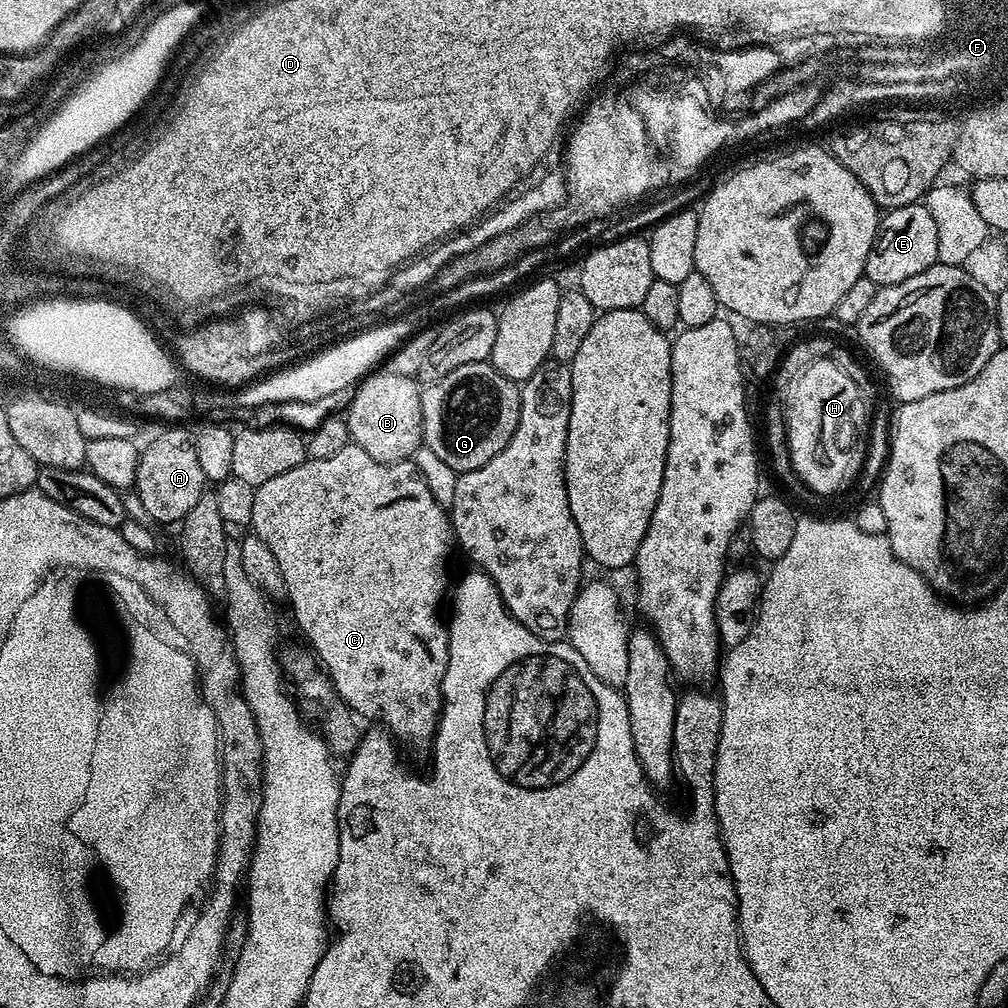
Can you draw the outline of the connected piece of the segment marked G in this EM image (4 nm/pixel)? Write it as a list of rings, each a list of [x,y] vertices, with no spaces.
[[[491,362],[458,366],[458,370],[450,370],[446,378],[431,381],[421,391],[422,422],[424,423],[424,444],[448,467],[449,472],[457,474],[478,470],[478,466],[486,466],[494,454],[502,454],[502,450],[514,438],[514,430],[518,430],[520,421],[520,389],[517,381],[503,376]]]

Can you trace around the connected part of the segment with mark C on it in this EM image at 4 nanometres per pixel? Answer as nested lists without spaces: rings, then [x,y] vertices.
[[[349,442],[331,458],[305,459],[303,464],[294,466],[294,470],[286,470],[286,474],[278,474],[278,478],[270,478],[270,482],[262,482],[262,486],[255,488],[250,528],[277,559],[285,582],[286,599],[292,603],[292,616],[296,619],[297,626],[304,631],[305,638],[312,643],[311,651],[336,688],[337,695],[357,717],[365,716],[372,720],[368,722],[383,726],[397,741],[427,745],[436,733],[440,718],[440,691],[448,665],[448,630],[442,616],[440,620],[440,603],[443,600],[445,603],[446,593],[450,588],[448,559],[452,556],[452,548],[454,549],[454,533],[445,505],[439,504],[432,497],[432,487],[426,482],[420,467],[412,460],[383,464],[370,458],[370,454],[366,454],[366,450],[362,450],[357,444]]]

